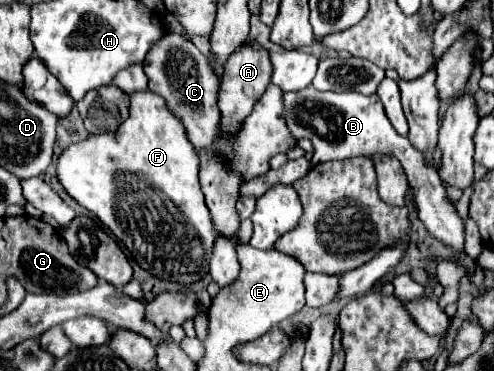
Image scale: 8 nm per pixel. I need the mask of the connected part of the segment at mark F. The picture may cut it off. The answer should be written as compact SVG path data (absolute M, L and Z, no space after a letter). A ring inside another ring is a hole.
M150 90L146 92L138 92L138 94L130 95L130 118L120 124L120 128L112 134L90 134L84 142L78 142L78 144L70 144L58 158L58 180L60 184L64 186L64 190L74 196L74 200L78 200L84 208L88 208L90 212L94 212L112 232L116 238L120 238L120 242L130 250L130 254L134 256L134 260L138 262L140 268L144 268L146 272L150 272L152 276L160 278L160 280L170 280L170 282L176 282L180 286L190 286L194 282L200 282L208 272L210 272L210 254L214 250L214 240L216 240L216 232L212 228L212 220L210 220L210 212L204 204L204 196L202 196L202 190L200 190L200 182L198 182L198 154L194 150L194 146L190 144L190 140L186 138L186 132L184 132L184 126L180 120L176 120L176 116L166 108L164 100L156 94L152 94ZM126 174L134 174L138 178L136 182L136 194L134 190L130 190L130 186L124 184L122 176Z

